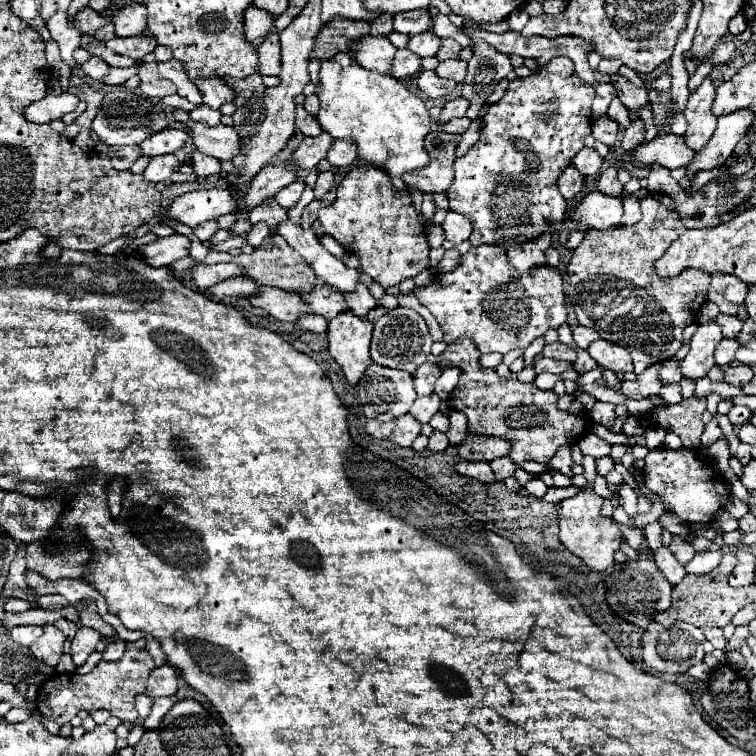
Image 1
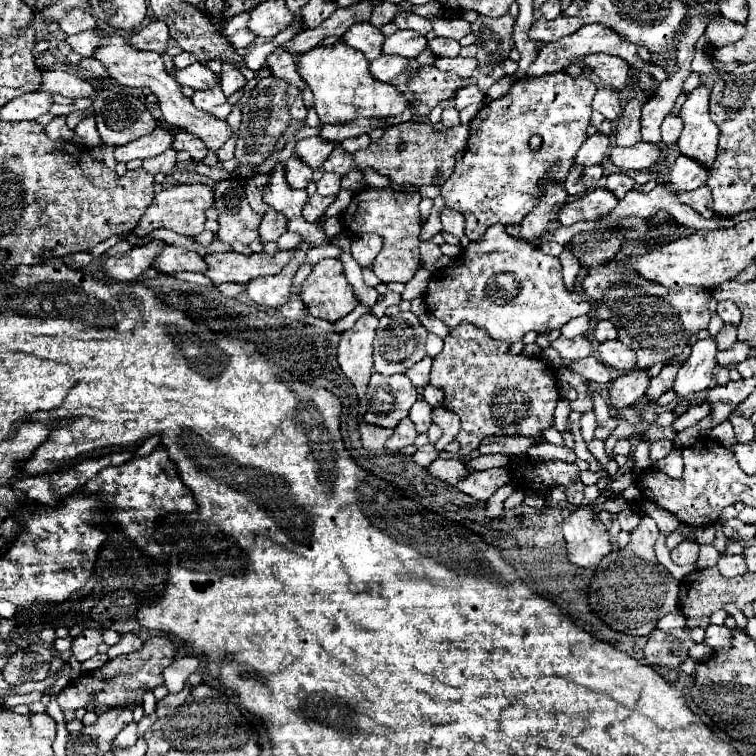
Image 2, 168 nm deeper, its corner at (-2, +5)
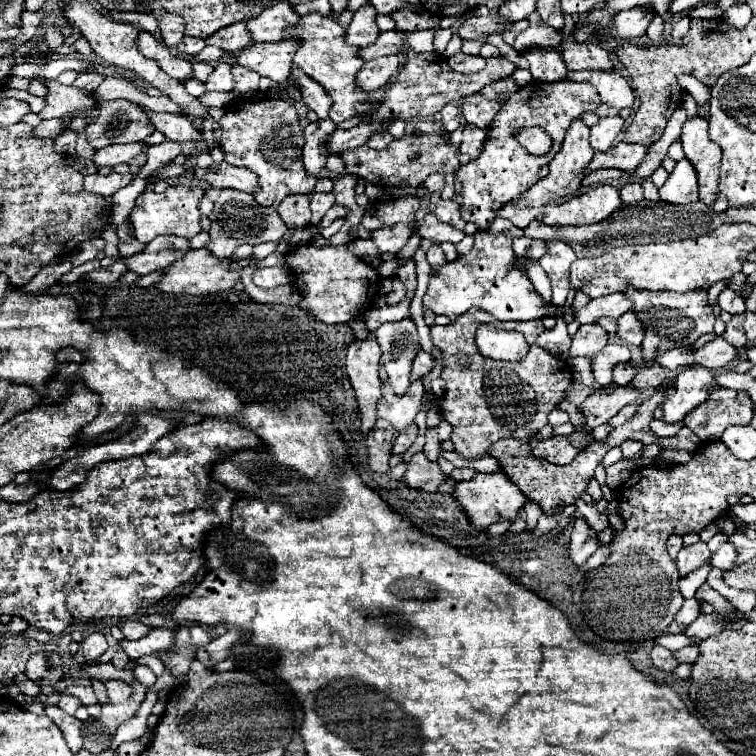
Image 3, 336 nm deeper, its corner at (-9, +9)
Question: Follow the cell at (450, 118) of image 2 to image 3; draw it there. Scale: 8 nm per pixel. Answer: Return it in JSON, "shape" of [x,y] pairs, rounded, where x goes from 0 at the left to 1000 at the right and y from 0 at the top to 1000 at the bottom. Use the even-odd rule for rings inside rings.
{"shape":[[[591,138],[586,146],[583,146],[583,151],[586,151],[586,167],[589,167],[589,172],[591,175],[599,175],[604,167],[607,167],[607,156],[610,156],[610,151],[607,151],[607,143],[602,140],[602,138]]]}

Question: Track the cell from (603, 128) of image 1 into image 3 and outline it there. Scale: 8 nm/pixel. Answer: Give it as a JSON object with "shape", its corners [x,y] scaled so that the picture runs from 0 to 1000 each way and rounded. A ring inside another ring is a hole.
{"shape":[[[790,93],[753,95],[750,106],[761,106],[761,108],[776,106],[776,108],[782,108],[792,122],[795,135],[803,138],[803,140],[811,140],[816,146],[835,143],[837,135],[840,135],[837,116],[827,106],[827,101],[816,93],[806,93],[806,95],[790,95]]]}

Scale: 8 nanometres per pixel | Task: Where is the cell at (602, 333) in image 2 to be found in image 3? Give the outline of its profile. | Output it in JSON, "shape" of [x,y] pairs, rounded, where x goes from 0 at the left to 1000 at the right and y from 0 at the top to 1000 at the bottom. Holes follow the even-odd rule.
{"shape":[[[835,413],[824,415],[824,421],[816,421],[816,444],[835,458],[845,458],[851,450],[851,431]]]}

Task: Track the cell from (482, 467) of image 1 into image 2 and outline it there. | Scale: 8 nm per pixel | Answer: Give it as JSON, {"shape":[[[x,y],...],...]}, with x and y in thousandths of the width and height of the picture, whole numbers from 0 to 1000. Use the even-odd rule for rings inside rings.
{"shape":[[[577,606],[563,619],[563,624],[569,630],[574,630],[574,632],[587,635],[595,643],[603,643],[616,630],[616,619],[614,619],[614,611],[611,608],[587,608],[587,606]]]}

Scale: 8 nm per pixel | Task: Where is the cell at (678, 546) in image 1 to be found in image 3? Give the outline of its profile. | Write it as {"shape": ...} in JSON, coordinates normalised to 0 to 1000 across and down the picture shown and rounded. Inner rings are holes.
{"shape":[[[922,717],[917,722],[903,722],[898,728],[898,735],[896,735],[896,751],[898,751],[898,759],[906,762],[911,757],[917,757],[919,751],[935,746],[940,741],[940,730],[935,725],[933,717]]]}

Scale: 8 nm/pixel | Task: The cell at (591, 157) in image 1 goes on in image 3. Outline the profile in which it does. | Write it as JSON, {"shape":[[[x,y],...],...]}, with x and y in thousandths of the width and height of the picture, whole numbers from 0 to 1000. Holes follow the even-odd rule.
{"shape":[[[819,153],[798,156],[792,164],[787,164],[782,169],[782,196],[784,196],[784,201],[800,201],[800,198],[806,198],[811,193],[813,183],[819,180],[824,164],[827,161]]]}

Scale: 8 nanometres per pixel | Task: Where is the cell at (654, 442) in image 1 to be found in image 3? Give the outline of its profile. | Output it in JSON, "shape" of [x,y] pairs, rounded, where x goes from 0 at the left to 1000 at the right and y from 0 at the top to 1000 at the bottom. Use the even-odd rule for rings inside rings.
{"shape":[[[946,511],[938,526],[906,550],[903,561],[909,561],[925,579],[954,579],[959,566],[991,561],[993,550],[996,532],[985,516]]]}

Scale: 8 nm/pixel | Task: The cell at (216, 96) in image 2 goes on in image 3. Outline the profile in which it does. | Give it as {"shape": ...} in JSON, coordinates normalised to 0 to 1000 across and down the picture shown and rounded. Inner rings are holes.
{"shape":[[[298,82],[284,85],[282,98],[274,103],[271,114],[274,119],[290,119],[290,122],[306,122],[308,119],[308,106],[306,106],[306,87]]]}

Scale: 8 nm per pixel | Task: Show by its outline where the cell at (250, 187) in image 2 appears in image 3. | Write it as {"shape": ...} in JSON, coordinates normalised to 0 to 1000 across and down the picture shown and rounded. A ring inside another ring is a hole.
{"shape":[[[300,214],[282,216],[276,222],[258,220],[258,233],[263,238],[274,238],[284,249],[313,249],[321,254],[340,254],[340,235],[332,230],[332,225],[306,220]]]}

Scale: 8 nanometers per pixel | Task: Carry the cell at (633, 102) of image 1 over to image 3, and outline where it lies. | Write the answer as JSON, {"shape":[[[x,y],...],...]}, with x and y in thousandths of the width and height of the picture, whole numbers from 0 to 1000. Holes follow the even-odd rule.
{"shape":[[[745,19],[747,33],[745,42],[745,79],[750,85],[753,93],[808,93],[811,82],[806,69],[787,58],[769,57],[763,58],[758,50],[758,40],[761,40],[761,29],[753,19]]]}

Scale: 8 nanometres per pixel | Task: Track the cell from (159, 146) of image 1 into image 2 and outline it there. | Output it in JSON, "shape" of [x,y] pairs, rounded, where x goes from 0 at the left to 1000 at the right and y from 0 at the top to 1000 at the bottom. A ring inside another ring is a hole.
{"shape":[[[209,169],[201,177],[196,177],[193,183],[183,183],[167,193],[151,196],[151,209],[153,209],[153,214],[172,214],[177,209],[185,209],[185,212],[204,209],[204,206],[214,204],[220,196],[225,196],[228,185],[230,185],[230,180],[225,177],[222,169]]]}

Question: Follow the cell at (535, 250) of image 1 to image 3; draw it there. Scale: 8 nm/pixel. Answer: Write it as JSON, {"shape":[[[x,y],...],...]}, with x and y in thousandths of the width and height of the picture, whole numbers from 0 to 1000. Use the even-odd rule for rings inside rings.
{"shape":[[[766,159],[758,161],[758,167],[750,172],[747,177],[747,185],[745,185],[745,196],[742,201],[731,209],[731,214],[726,217],[726,230],[716,238],[710,238],[694,257],[689,257],[689,262],[671,272],[665,272],[665,278],[660,278],[660,286],[663,288],[671,288],[676,291],[681,299],[687,302],[694,302],[705,288],[716,288],[713,286],[713,278],[718,278],[721,272],[729,272],[729,270],[737,270],[742,267],[745,262],[753,262],[753,259],[761,259],[766,246],[769,246],[769,238],[771,238],[771,225],[774,220],[779,220],[782,209],[784,209],[784,198],[779,193],[779,169]]]}

